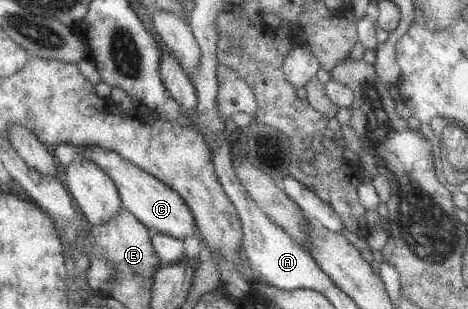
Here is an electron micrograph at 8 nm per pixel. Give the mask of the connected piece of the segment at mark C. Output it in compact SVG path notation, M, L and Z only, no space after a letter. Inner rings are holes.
M62 144L55 149L55 158L62 166L69 166L78 158L84 157L94 161L99 167L102 167L112 176L118 191L120 191L120 199L122 199L122 208L126 211L134 212L138 219L148 227L150 237L155 234L162 233L172 235L178 239L190 237L194 235L194 223L197 223L194 212L189 204L167 183L164 183L158 176L151 175L148 171L137 167L124 156L113 150L100 148L98 146L86 147L84 151L80 151L80 147L68 144Z

